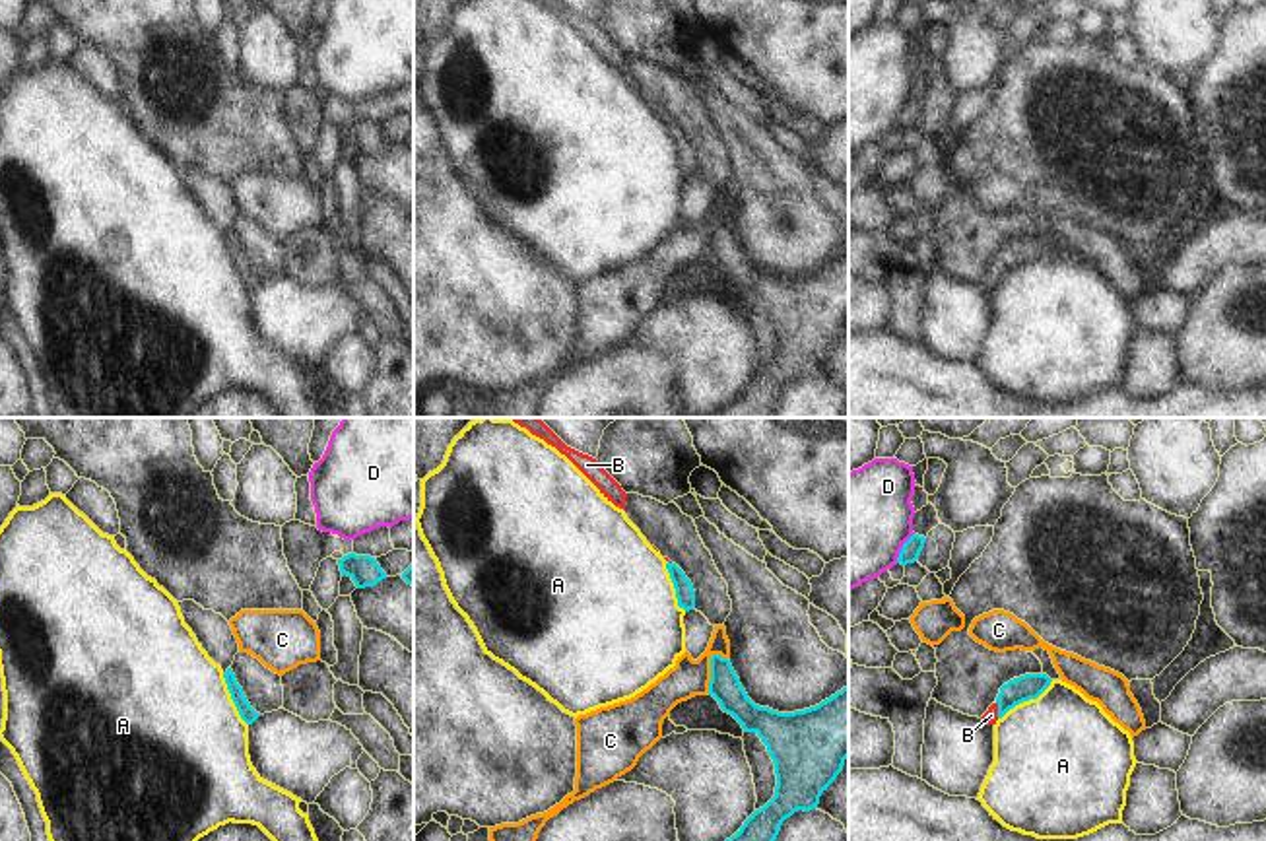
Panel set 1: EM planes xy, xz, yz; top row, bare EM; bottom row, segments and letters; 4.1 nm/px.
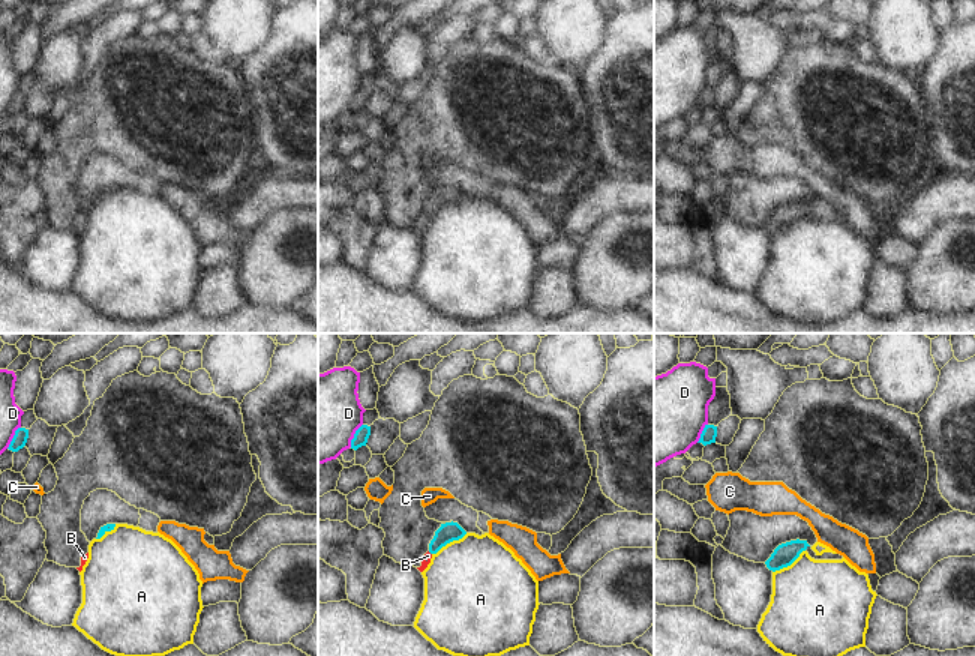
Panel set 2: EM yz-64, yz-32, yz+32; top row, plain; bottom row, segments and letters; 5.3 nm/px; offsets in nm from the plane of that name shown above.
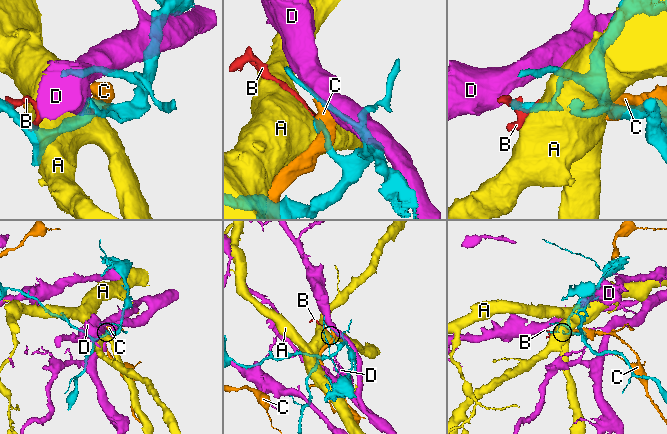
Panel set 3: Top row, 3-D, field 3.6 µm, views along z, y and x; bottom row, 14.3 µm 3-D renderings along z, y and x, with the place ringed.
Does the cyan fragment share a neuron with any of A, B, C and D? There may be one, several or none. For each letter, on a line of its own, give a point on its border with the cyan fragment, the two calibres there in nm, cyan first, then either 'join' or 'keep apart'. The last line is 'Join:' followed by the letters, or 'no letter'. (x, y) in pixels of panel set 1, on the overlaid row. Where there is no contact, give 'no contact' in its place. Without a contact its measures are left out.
A: contact yz (1026, 700); calibres 110 and 480 nm; keep apart
B: contact yz (999, 709); calibres 110 and 60 nm; join
C: contact xz (711, 671); calibres 130 and 160 nm; keep apart
D: contact yz (901, 548); calibres 80 and 460 nm; keep apart
Join: B

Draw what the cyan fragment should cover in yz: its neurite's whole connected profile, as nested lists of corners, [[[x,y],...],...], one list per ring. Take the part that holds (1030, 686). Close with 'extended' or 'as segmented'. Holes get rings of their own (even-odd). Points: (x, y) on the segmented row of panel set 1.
[[[1025,674],[1010,680],[1000,688],[996,701],[981,717],[988,724],[996,724],[1010,709],[1016,705],[1037,699],[1049,686],[1050,678],[1047,674]]] | extended

